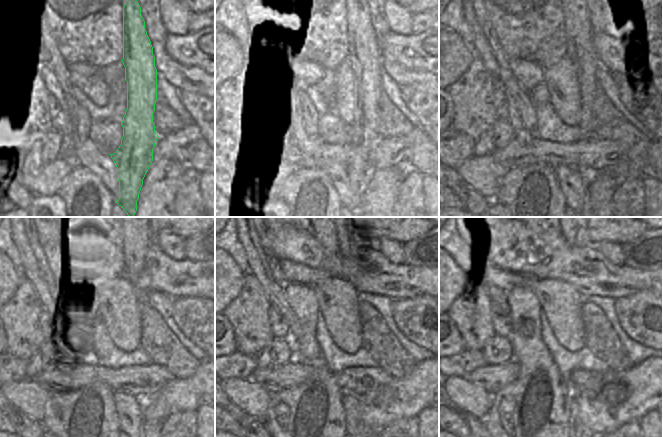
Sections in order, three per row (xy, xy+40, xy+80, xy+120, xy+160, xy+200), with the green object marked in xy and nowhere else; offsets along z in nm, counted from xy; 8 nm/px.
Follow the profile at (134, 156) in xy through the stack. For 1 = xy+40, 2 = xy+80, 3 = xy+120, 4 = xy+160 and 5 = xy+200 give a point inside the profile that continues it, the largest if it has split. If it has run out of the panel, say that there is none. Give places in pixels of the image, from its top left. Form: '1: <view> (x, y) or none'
1: xy+40 (363, 53)
2: xy+80 (579, 33)
3: xy+120 (131, 237)
4: xy+160 (353, 239)
5: xy+200 (578, 237)

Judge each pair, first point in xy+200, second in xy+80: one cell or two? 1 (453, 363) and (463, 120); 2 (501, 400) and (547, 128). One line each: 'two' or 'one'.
1: two
2: two

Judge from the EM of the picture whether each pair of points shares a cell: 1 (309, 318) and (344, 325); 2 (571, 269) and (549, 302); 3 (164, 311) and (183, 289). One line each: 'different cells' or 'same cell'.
1: different cells
2: different cells
3: different cells

